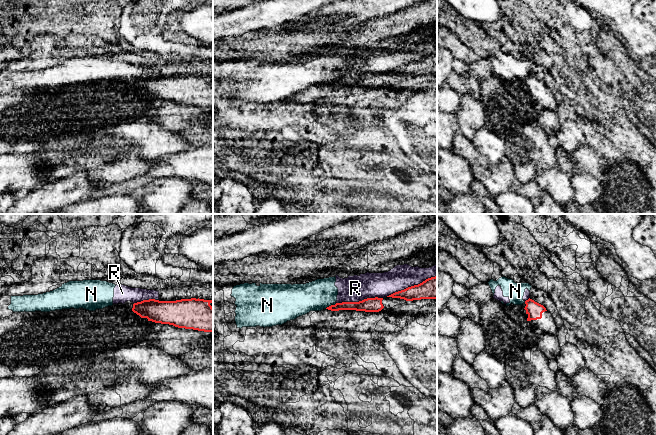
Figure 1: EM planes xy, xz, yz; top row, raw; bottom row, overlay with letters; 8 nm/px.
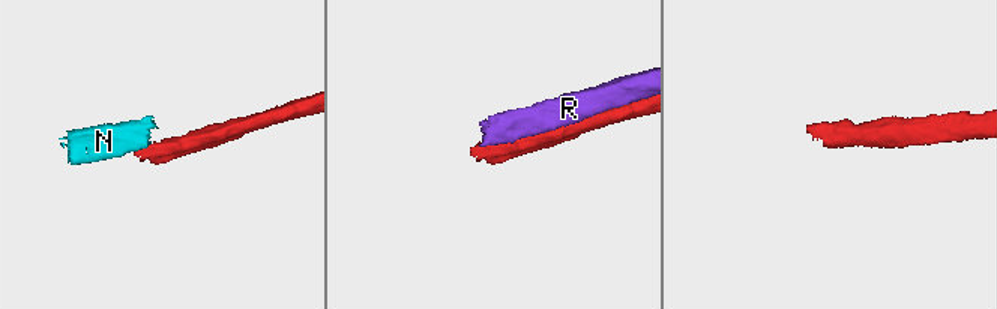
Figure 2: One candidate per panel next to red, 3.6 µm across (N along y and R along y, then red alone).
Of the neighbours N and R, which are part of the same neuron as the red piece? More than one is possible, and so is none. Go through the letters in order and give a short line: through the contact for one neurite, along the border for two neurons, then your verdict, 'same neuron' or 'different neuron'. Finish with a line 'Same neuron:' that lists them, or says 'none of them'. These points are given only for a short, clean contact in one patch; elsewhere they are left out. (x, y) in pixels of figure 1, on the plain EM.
N: line xz (336, 79), (325, 84); different neuron
R: different neuron
Same neuron: none of them

